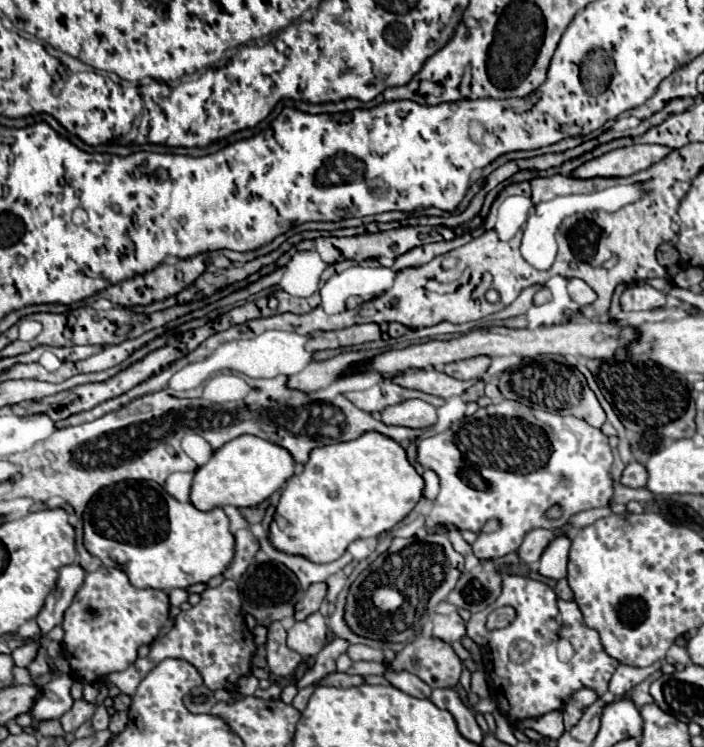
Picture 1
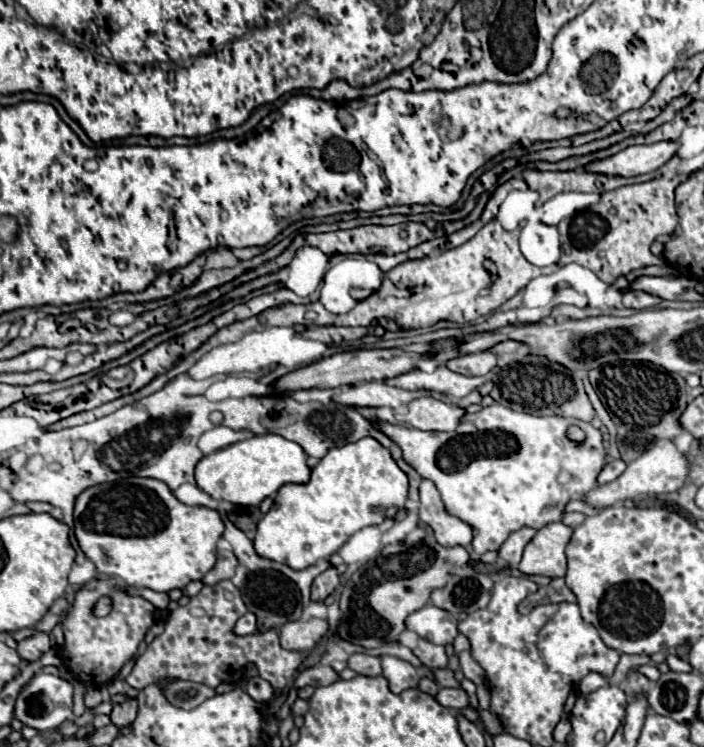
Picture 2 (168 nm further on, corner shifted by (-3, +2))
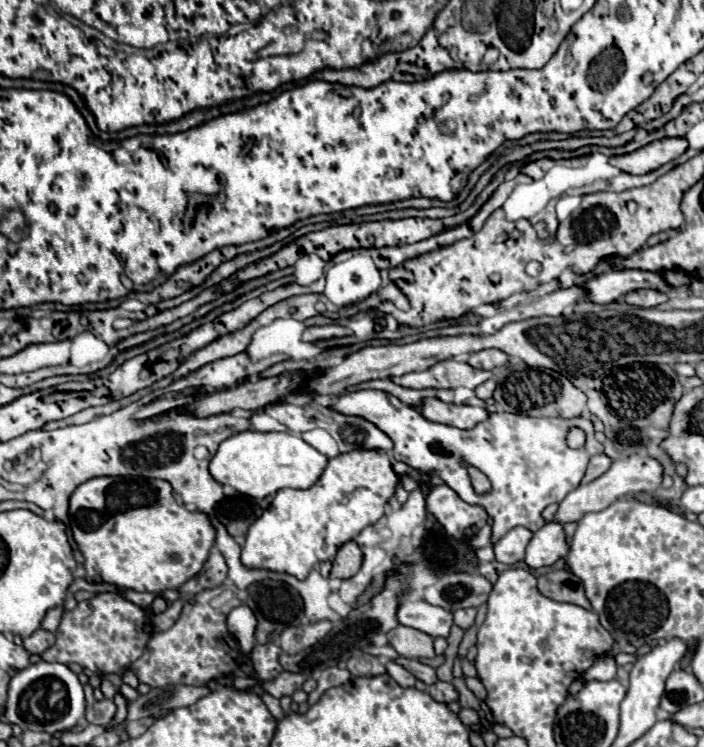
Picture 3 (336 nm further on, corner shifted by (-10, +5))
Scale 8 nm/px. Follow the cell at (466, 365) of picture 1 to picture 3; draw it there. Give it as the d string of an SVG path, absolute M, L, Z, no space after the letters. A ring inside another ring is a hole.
M490 348L490 350L480 350L480 352L474 352L468 360L470 366L474 368L480 368L480 370L492 370L492 368L498 368L502 364L506 364L508 356L502 352L502 350L496 350L496 348Z

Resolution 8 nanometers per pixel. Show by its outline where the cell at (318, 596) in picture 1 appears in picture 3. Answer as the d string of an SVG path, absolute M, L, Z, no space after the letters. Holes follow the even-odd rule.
M350 540L350 542L346 542L346 544L342 544L338 548L336 558L332 562L330 576L332 578L342 578L342 580L350 578L350 576L354 576L360 570L362 560L364 560L364 556L362 556L360 546L354 540Z

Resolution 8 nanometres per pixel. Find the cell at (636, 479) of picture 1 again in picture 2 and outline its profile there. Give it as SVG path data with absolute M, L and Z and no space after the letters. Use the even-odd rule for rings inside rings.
M613 461L613 463L609 463L609 465L605 465L605 469L601 471L601 475L599 475L599 483L603 485L603 483L611 483L611 481L615 481L623 471L625 471L625 461Z

